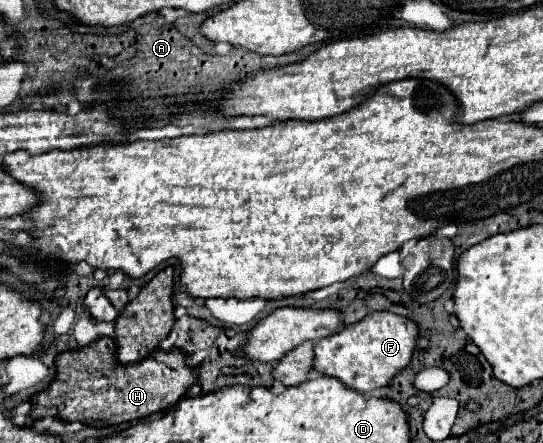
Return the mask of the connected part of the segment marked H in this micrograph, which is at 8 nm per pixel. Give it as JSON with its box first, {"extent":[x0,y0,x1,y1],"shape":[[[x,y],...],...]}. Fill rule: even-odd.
{"extent":[31,337,197,427],"shape":[[[101,337],[93,345],[79,347],[75,351],[65,351],[57,357],[57,361],[55,361],[57,377],[45,391],[41,391],[33,397],[37,407],[33,409],[31,419],[57,415],[59,419],[81,421],[81,423],[87,423],[91,427],[109,427],[109,425],[119,425],[119,423],[135,421],[135,419],[141,419],[141,417],[149,417],[153,413],[159,413],[163,409],[177,405],[185,397],[185,391],[189,387],[193,387],[193,383],[197,383],[197,367],[187,365],[187,359],[189,359],[189,355],[181,355],[181,351],[173,351],[173,347],[171,347],[169,351],[155,349],[155,351],[149,353],[147,359],[143,359],[139,363],[123,365],[123,363],[117,361],[115,339],[113,337]]]}

